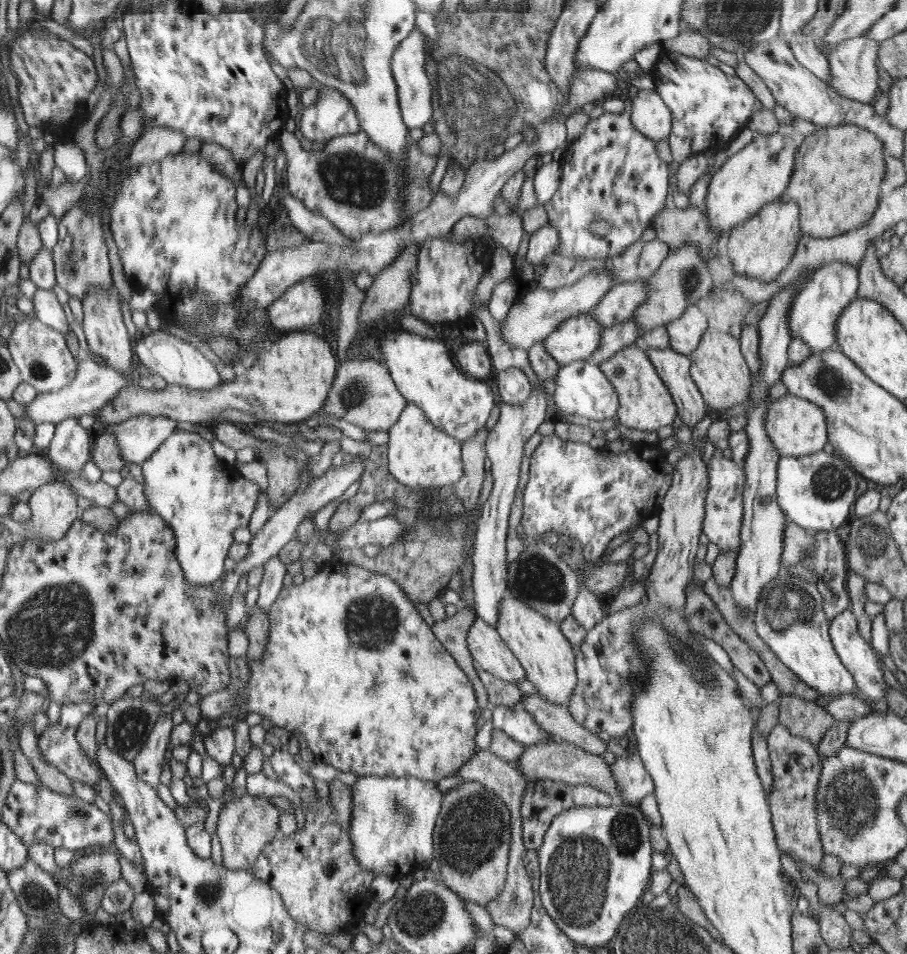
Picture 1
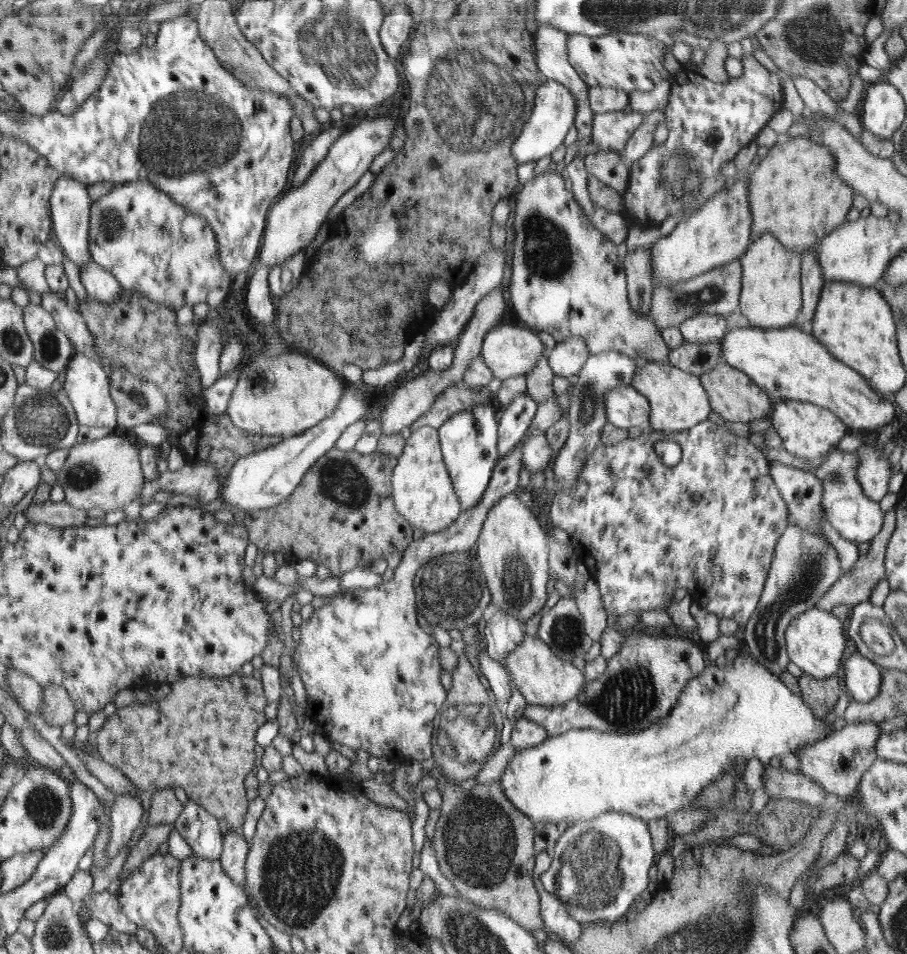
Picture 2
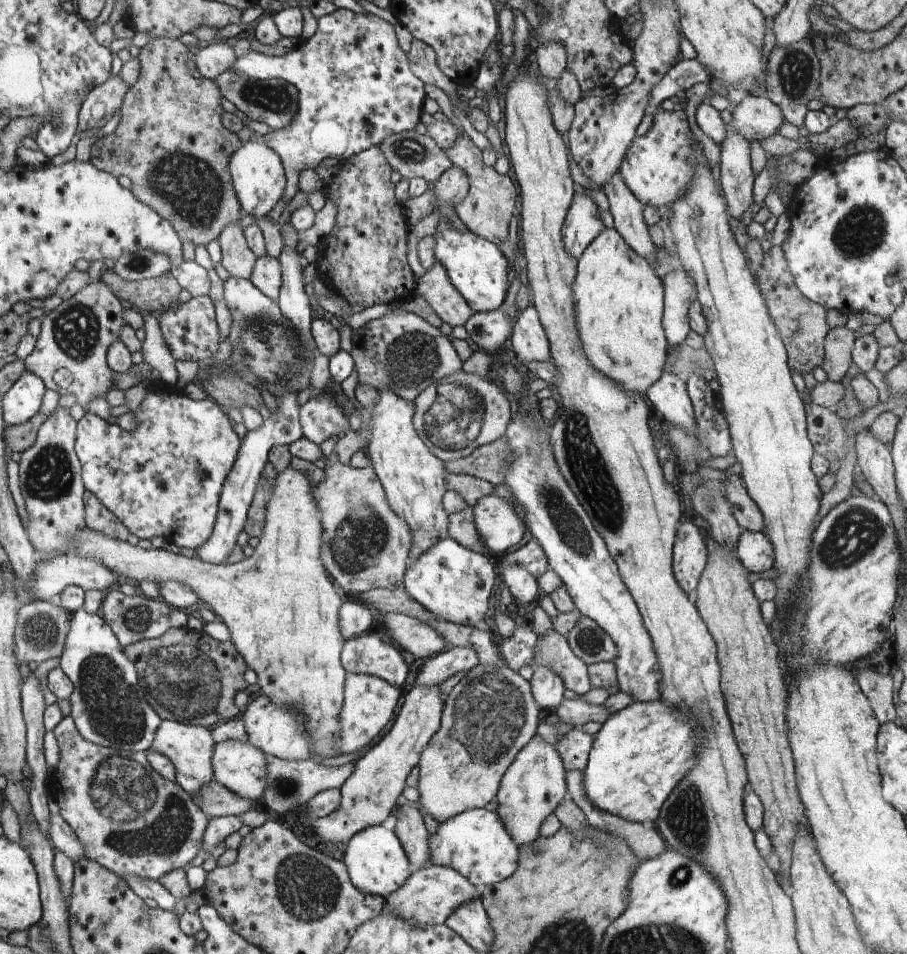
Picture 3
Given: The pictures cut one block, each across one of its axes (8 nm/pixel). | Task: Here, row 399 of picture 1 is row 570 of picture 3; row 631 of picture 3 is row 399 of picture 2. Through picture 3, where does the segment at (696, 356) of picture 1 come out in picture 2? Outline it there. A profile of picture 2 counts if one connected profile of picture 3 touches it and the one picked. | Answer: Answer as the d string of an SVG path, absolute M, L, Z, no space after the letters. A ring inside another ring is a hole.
M719 362L710 372L700 375L699 378L703 387L708 391L708 396L712 400L712 408L715 409L720 421L749 423L761 419L766 412L770 412L770 397L764 394L763 389L747 373L726 362Z

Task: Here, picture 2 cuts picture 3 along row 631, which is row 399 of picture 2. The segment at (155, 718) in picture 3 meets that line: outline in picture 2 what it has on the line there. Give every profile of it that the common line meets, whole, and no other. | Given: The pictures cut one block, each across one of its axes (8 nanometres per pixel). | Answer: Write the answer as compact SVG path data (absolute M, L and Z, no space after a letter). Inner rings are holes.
M77 354L72 357L68 372L64 373L63 390L76 411L78 424L108 427L109 430L119 428L118 408L111 396L110 376L106 368L92 357Z

